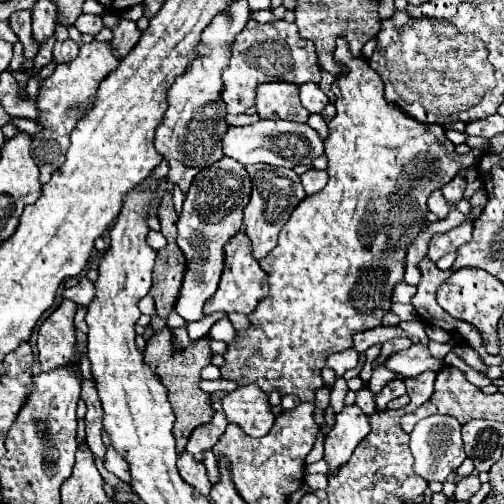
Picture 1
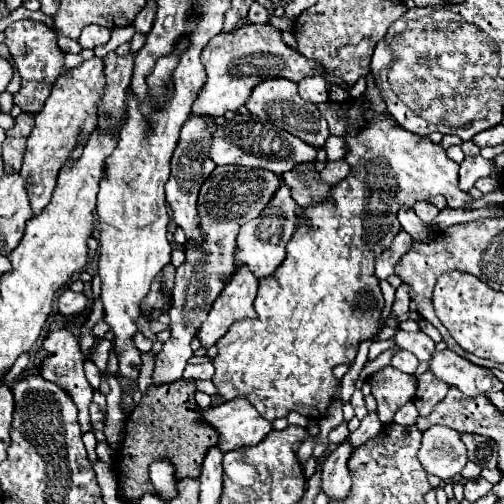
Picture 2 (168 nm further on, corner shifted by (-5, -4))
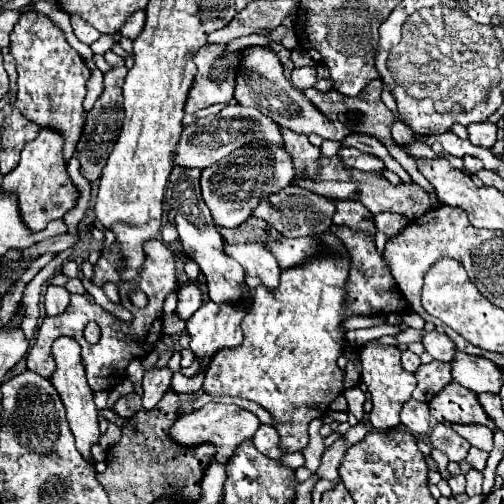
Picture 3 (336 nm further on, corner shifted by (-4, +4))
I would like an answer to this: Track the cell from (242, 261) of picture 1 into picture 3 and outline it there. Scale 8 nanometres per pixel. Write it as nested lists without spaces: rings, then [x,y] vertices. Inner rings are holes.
[[[210,298],[192,314],[186,322],[190,332],[190,348],[196,358],[208,366],[210,358],[220,348],[236,348],[242,344],[242,328],[240,322],[248,310],[234,308],[234,304],[214,304]]]

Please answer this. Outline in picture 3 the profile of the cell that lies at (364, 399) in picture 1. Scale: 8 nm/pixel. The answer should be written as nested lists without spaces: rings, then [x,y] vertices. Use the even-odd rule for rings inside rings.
[[[348,388],[344,392],[346,400],[348,400],[348,412],[352,412],[358,420],[362,420],[364,416],[364,392],[360,388]]]

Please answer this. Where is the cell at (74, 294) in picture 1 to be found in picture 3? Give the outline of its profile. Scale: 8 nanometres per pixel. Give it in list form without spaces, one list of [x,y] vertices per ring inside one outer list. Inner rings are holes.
[[[50,284],[48,290],[46,290],[46,314],[48,316],[56,316],[56,314],[62,314],[66,310],[70,302],[70,292],[64,288],[64,286],[54,286]]]

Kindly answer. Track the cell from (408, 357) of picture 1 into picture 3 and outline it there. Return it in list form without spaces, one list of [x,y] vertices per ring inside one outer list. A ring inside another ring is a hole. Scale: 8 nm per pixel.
[[[456,350],[450,366],[452,366],[454,382],[462,384],[464,388],[476,394],[482,394],[482,392],[498,394],[502,384],[502,372],[494,362],[482,356],[478,358],[478,356],[470,356]]]

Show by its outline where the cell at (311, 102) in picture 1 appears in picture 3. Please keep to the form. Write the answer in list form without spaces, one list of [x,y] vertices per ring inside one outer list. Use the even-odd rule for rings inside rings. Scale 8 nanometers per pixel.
[[[304,66],[304,68],[294,68],[292,70],[292,84],[296,88],[312,88],[318,82],[316,68],[314,66]]]

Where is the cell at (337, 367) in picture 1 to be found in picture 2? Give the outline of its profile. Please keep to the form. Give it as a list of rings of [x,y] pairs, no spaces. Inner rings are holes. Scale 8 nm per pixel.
[[[391,338],[389,340],[377,340],[377,342],[373,342],[371,348],[369,348],[369,360],[375,360],[381,352],[385,352],[389,348],[395,348],[395,342]]]

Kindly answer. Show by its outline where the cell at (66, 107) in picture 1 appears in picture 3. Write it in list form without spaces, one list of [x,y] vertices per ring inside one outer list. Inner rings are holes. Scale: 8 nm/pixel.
[[[40,128],[38,138],[34,138],[24,146],[20,154],[20,164],[10,174],[6,174],[2,182],[2,190],[18,194],[22,218],[26,226],[34,232],[44,230],[48,222],[62,218],[76,204],[76,196],[74,196],[76,186],[66,170],[66,160],[62,158],[62,144],[64,140],[58,134],[58,130]]]

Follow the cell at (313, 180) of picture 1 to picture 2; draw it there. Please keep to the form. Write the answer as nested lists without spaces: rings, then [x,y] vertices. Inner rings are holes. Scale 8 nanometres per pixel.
[[[337,160],[337,162],[327,162],[327,166],[321,170],[321,180],[323,182],[329,182],[329,184],[337,184],[341,182],[343,178],[347,178],[349,174],[349,164],[345,160]]]

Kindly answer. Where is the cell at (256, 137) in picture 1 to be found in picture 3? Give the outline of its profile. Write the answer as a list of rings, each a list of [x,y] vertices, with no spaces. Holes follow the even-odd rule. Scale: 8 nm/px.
[[[228,104],[218,114],[210,114],[206,118],[198,118],[192,126],[186,126],[180,138],[180,144],[174,154],[174,164],[180,164],[184,168],[206,168],[210,164],[216,164],[236,148],[242,148],[244,144],[250,144],[254,140],[268,140],[270,144],[282,144],[282,132],[280,126],[270,120],[268,116],[260,114],[256,108],[246,108],[242,104]]]

